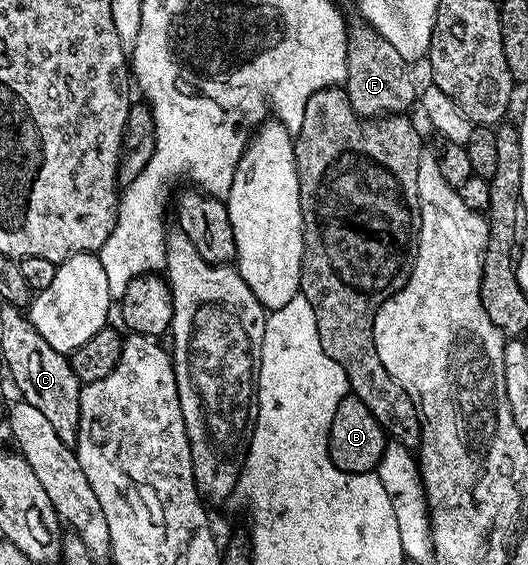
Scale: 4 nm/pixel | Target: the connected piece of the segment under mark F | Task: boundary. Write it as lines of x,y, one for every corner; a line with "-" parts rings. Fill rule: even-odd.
361,26
362,28
354,28
351,27
349,29
347,38
346,38
346,79
344,81
344,91
346,96
349,98
350,105
352,106
352,110
360,117
363,118
381,118
384,116
392,116
395,114
406,114
411,110
410,107
415,107
416,104
416,88
414,92
414,80
410,77
410,72
408,69
408,61
403,58
402,53
399,48
396,46
392,46
392,42
388,42
384,39
383,36
379,32
376,31
375,28
371,28
369,26

